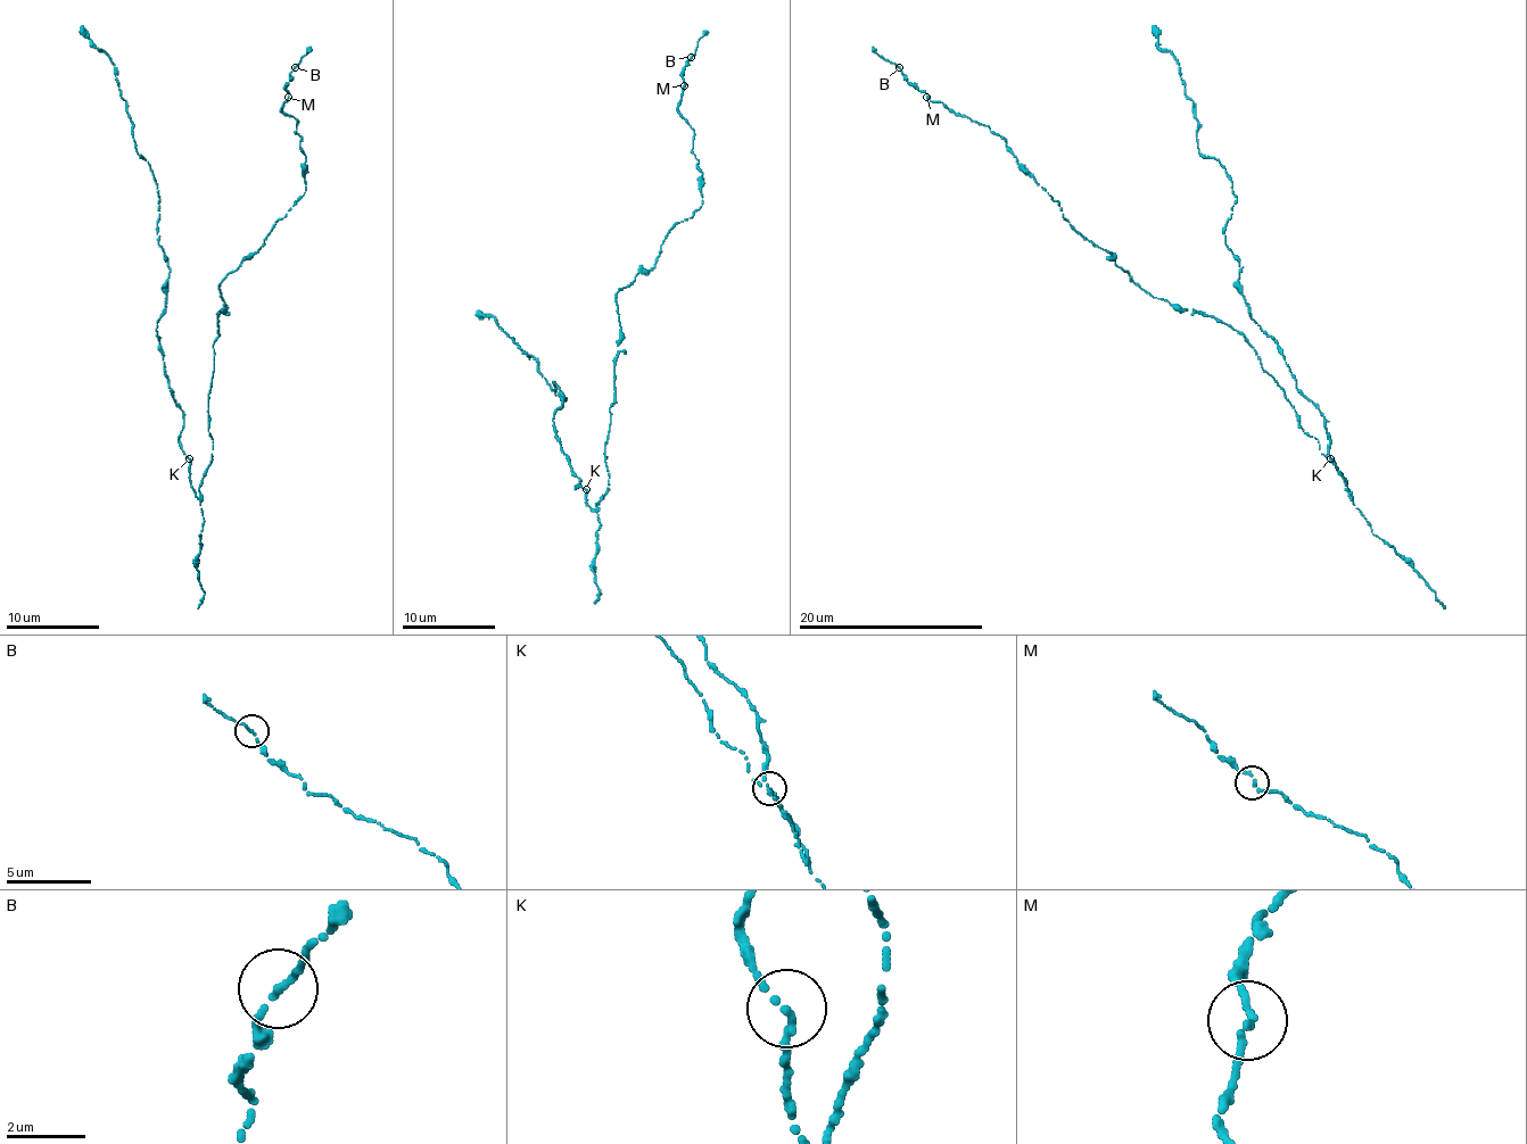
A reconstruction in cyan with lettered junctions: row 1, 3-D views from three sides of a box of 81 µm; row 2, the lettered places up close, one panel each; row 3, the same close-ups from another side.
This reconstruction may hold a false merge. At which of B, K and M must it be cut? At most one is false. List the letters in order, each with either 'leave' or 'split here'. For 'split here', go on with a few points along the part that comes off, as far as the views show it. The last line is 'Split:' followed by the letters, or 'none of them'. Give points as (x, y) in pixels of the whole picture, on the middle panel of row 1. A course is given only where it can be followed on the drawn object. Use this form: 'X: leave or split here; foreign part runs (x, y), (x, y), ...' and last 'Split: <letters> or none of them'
B: leave
K: leave
M: leave
Split: none of them

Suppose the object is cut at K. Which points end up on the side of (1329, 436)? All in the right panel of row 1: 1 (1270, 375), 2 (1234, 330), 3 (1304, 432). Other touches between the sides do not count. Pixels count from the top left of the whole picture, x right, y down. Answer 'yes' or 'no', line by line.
1: no
2: no
3: no

